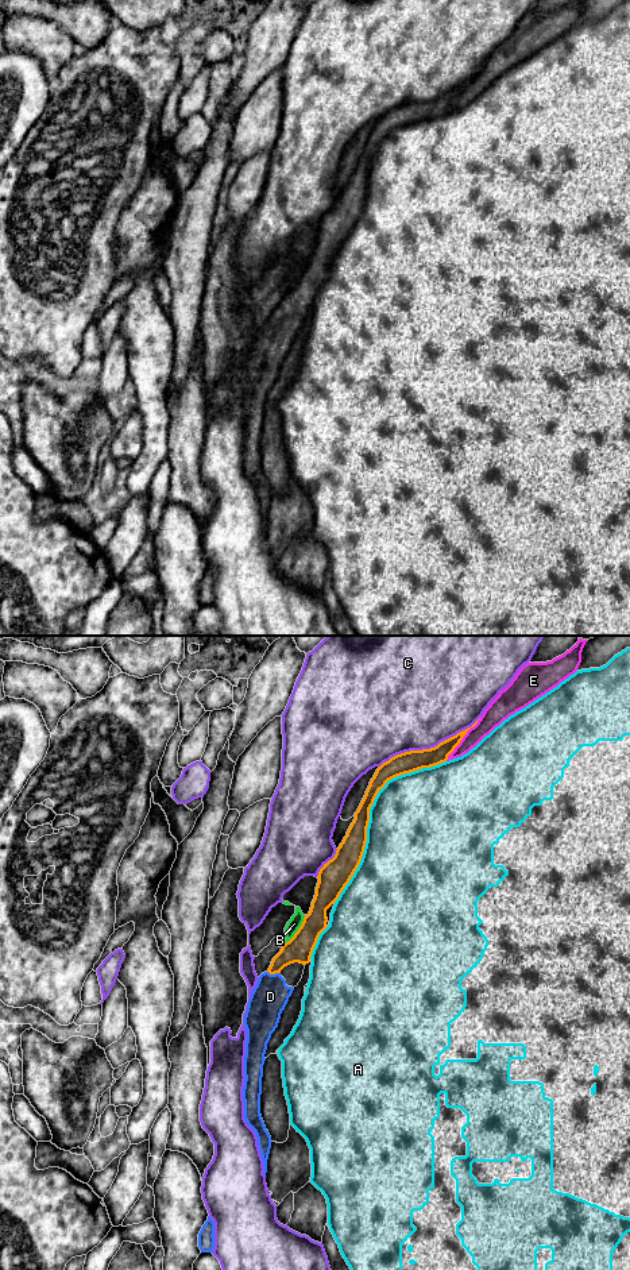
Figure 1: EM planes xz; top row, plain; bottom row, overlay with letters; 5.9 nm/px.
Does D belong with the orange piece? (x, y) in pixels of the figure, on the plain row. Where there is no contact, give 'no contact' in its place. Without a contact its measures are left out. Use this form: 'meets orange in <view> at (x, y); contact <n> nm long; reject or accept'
meets orange in xz at (274, 325); contact 80 nm long; accept

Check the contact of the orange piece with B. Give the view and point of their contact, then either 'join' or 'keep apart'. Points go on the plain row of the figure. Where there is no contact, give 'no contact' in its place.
meets orange in xz at (298, 282); keep apart

